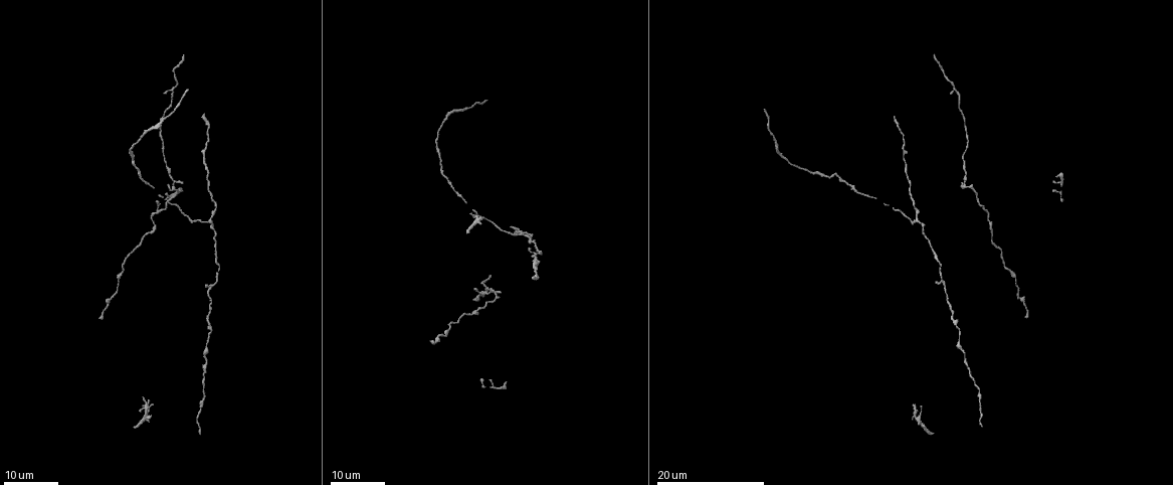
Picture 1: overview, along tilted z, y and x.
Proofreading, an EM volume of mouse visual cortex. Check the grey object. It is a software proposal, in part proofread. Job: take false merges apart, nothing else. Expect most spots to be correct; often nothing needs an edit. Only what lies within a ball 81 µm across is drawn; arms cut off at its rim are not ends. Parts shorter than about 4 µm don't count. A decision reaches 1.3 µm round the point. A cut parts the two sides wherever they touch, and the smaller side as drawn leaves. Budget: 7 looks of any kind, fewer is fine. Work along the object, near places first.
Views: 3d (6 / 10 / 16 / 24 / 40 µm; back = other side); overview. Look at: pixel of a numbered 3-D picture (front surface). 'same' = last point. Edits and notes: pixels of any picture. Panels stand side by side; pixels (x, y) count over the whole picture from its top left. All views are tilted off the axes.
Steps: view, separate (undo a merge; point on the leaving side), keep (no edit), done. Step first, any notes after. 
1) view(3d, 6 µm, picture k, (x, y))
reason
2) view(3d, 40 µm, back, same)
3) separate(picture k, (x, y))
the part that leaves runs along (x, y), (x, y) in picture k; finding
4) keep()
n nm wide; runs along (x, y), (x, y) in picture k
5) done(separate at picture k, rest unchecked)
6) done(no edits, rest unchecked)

view(3d, 24 µm, picture 1, (855, 193))
thick turns thin

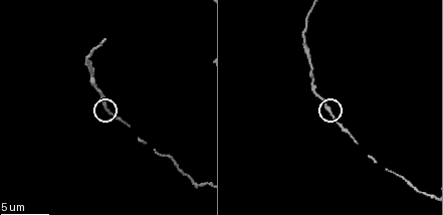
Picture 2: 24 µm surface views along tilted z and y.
view(3d, 10 µm, picture 2, (330, 112))

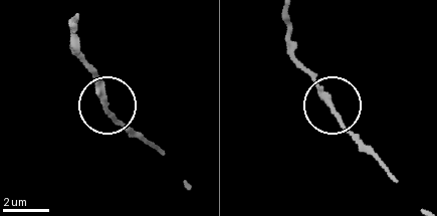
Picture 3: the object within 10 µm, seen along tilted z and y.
keep()
210 nm wide; one neuron here

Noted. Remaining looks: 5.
view(3d, 24 µm, picture 1, (915, 220))
arms part here

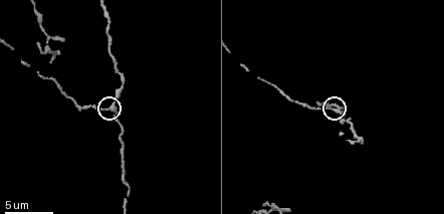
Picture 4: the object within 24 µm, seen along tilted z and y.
view(3d, 6 µm, picture 4, (110, 108))
zoom in

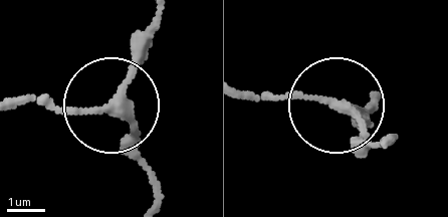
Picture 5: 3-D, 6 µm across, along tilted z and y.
keep()
220 nm wide; all the same neuron

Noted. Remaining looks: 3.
view(3d, 10 µm, picture 4, (356, 141))
three-way junction

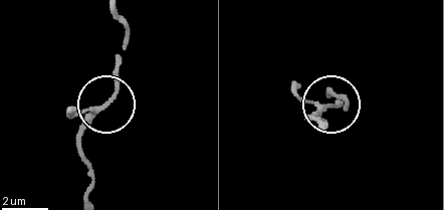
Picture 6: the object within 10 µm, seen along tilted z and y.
keep()
3 arms; runs along (113, 8), (129, 39), (117, 85), (77, 143) in picture 6; one neuron here

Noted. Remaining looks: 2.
view(3d, 10 µm, picture 4, (48, 38))
three-way junction

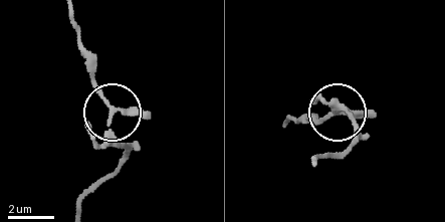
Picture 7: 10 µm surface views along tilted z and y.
keep()
all the same neuron

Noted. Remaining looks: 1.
done(no edits, rest unchecked)

